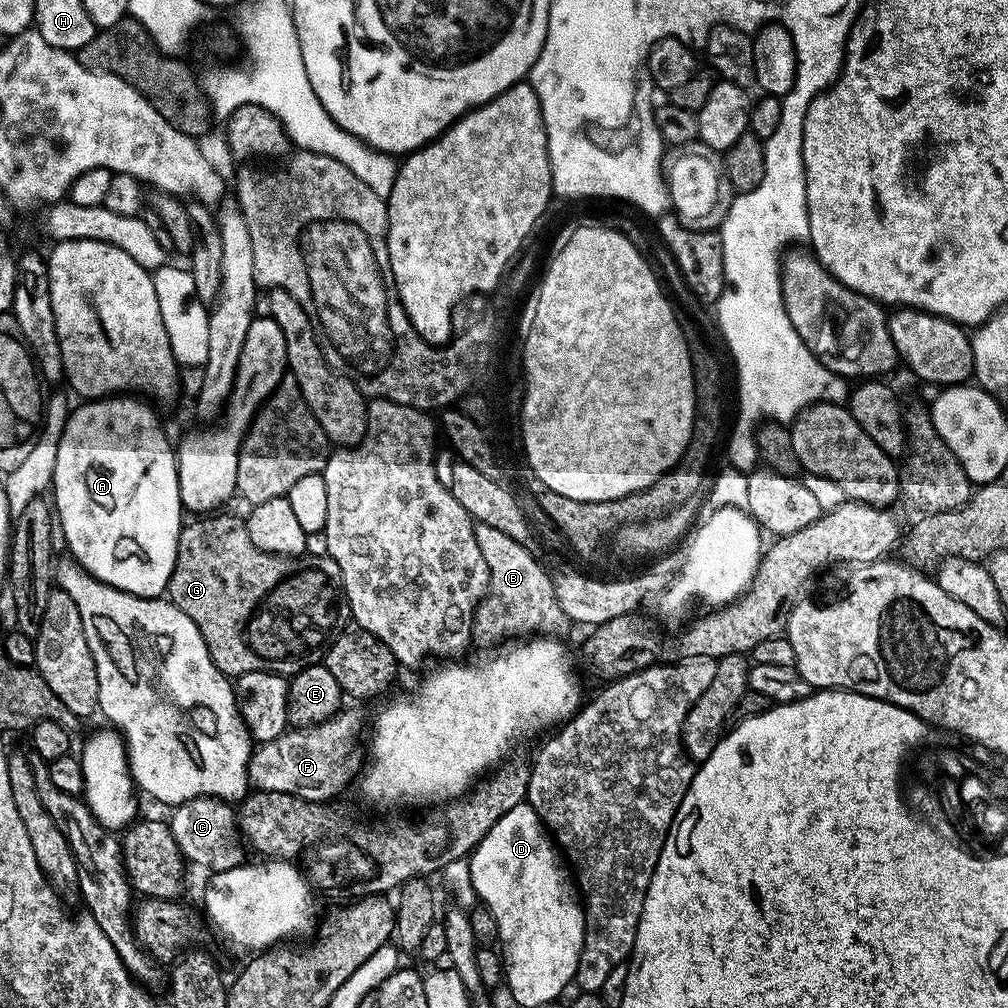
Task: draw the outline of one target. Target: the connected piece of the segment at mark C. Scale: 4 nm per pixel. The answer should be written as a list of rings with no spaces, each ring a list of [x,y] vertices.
[[[199,796],[175,805],[171,812],[168,825],[174,834],[174,842],[178,842],[178,850],[182,850],[189,865],[201,864],[204,868],[212,868],[213,873],[218,873],[239,868],[245,863],[245,849],[238,843],[238,836],[234,831],[238,816],[229,801],[217,800],[214,796]]]

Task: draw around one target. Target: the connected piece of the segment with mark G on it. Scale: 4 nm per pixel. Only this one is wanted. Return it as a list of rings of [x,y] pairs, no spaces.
[[[208,514],[203,518],[196,518],[193,524],[185,523],[180,529],[178,538],[178,550],[174,558],[174,570],[170,574],[170,582],[166,589],[167,599],[171,600],[194,626],[202,634],[206,642],[206,650],[210,650],[210,658],[219,672],[229,678],[235,678],[251,672],[277,672],[278,675],[290,678],[298,670],[302,670],[311,664],[319,664],[323,661],[330,645],[340,637],[341,632],[348,627],[352,611],[346,598],[346,590],[342,582],[342,570],[338,570],[338,562],[334,562],[331,556],[312,557],[307,554],[297,558],[295,556],[275,556],[266,550],[258,550],[254,542],[250,542],[250,534],[246,530],[243,519],[236,516],[220,516],[224,514]]]

